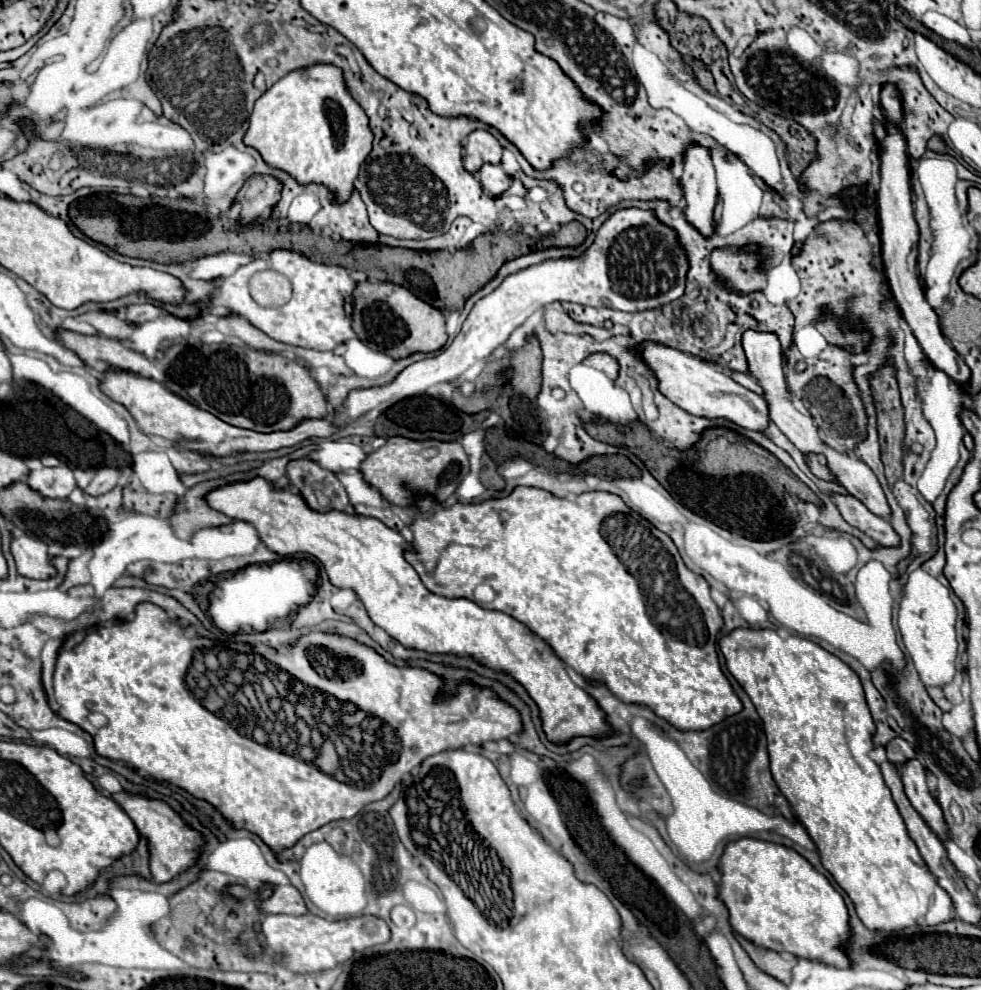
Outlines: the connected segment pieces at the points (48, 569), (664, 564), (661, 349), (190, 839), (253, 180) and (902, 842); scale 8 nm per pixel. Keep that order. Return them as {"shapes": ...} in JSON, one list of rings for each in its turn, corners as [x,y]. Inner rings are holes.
{"shapes":[[[[18,537],[12,541],[12,555],[16,561],[16,569],[22,577],[28,579],[50,579],[56,577],[56,567],[52,565],[52,555],[48,547],[32,537]]],[[[516,487],[506,499],[490,499],[490,501],[484,501],[480,505],[456,503],[450,509],[444,509],[432,497],[424,497],[424,499],[420,499],[416,503],[416,509],[418,509],[418,517],[410,525],[410,529],[414,533],[414,539],[416,539],[414,553],[406,553],[406,557],[410,557],[410,561],[414,561],[414,567],[418,569],[418,575],[420,575],[422,583],[432,593],[448,597],[448,599],[460,599],[460,597],[472,599],[474,589],[480,583],[490,585],[494,589],[496,597],[490,603],[482,605],[484,609],[502,611],[502,613],[514,617],[516,621],[524,623],[532,633],[542,637],[554,649],[554,653],[568,667],[572,667],[576,673],[580,673],[580,675],[584,675],[584,677],[588,677],[592,681],[604,683],[612,691],[612,695],[618,697],[624,703],[636,703],[636,705],[650,707],[658,717],[666,719],[672,727],[676,727],[680,731],[706,731],[706,729],[710,729],[710,727],[722,723],[724,719],[728,719],[728,717],[742,711],[742,701],[734,693],[730,681],[726,679],[726,675],[722,673],[722,667],[720,667],[716,643],[718,643],[720,629],[724,627],[724,619],[722,619],[722,613],[720,613],[718,605],[710,597],[710,587],[708,587],[706,579],[692,573],[684,565],[674,541],[666,533],[662,533],[662,531],[654,529],[654,527],[650,531],[650,523],[646,523],[642,517],[634,515],[634,511],[630,507],[626,507],[624,501],[618,495],[594,491],[594,493],[582,493],[576,499],[558,499],[558,497],[554,497],[554,495],[550,495],[550,493],[542,491],[542,489]],[[428,511],[434,511],[432,519],[422,517],[422,513],[428,513]],[[610,517],[614,517],[618,521],[618,525],[612,527],[612,545],[608,543],[608,539],[604,535],[604,525],[606,525],[606,521]]],[[[644,341],[640,351],[644,361],[650,365],[650,369],[658,379],[660,393],[668,397],[672,403],[676,403],[690,415],[706,417],[706,419],[726,419],[742,429],[758,431],[766,435],[766,429],[770,423],[768,403],[760,395],[736,383],[732,377],[724,375],[716,365],[654,341]]],[[[116,793],[114,801],[128,813],[128,817],[134,821],[136,829],[140,831],[140,835],[148,837],[148,841],[150,841],[150,873],[156,883],[170,881],[174,875],[186,871],[194,863],[198,849],[202,847],[202,837],[194,829],[186,827],[182,823],[182,819],[178,817],[178,813],[174,813],[164,801],[152,801],[152,799],[136,797],[136,795],[128,795],[128,793]]],[[[268,175],[250,177],[234,199],[234,203],[242,205],[240,223],[248,225],[256,221],[262,215],[262,211],[274,207],[280,199],[280,191],[282,191],[282,185],[274,177],[268,177]]],[[[736,629],[732,631],[730,635],[722,637],[720,641],[720,649],[726,657],[726,665],[728,665],[728,671],[736,677],[736,681],[742,685],[742,689],[750,695],[758,715],[762,717],[764,721],[764,731],[766,731],[766,737],[768,737],[768,753],[770,753],[770,767],[772,767],[772,775],[774,775],[774,781],[780,789],[780,793],[788,799],[790,807],[792,807],[792,813],[794,817],[802,823],[802,827],[808,831],[808,835],[814,839],[814,843],[818,845],[818,853],[820,853],[820,859],[822,859],[822,865],[834,875],[836,883],[848,893],[848,897],[852,899],[854,907],[856,907],[856,913],[860,917],[860,921],[870,929],[870,931],[886,931],[886,933],[892,933],[892,931],[900,931],[900,929],[908,929],[912,925],[924,925],[924,927],[934,927],[934,925],[940,925],[940,923],[948,923],[952,919],[956,919],[956,911],[954,911],[954,903],[952,903],[952,897],[938,885],[936,877],[930,873],[928,865],[924,863],[924,859],[920,857],[918,853],[918,847],[914,845],[914,841],[910,839],[908,831],[906,831],[906,825],[896,809],[896,803],[892,801],[892,795],[890,795],[890,789],[886,787],[884,779],[882,779],[882,773],[880,773],[880,767],[876,765],[876,761],[872,759],[872,749],[874,749],[874,733],[876,733],[876,727],[874,727],[874,721],[872,721],[872,715],[866,707],[866,699],[864,699],[864,691],[862,691],[862,685],[860,685],[860,679],[858,675],[844,663],[840,661],[836,655],[828,653],[826,649],[822,649],[820,645],[816,645],[814,641],[810,639],[804,639],[804,637],[796,637],[796,639],[784,639],[780,637],[776,631],[772,629],[760,629],[760,631],[754,631],[754,629]]]]}

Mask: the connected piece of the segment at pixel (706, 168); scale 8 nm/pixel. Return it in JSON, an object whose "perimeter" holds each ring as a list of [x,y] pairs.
{"perimeter":[[[692,145],[686,153],[684,161],[684,175],[682,175],[682,191],[684,191],[684,219],[702,235],[710,237],[712,227],[712,215],[718,199],[716,191],[716,177],[714,177],[714,165],[710,151]]]}

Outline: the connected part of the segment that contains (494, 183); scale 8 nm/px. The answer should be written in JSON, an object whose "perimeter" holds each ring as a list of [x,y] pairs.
{"perimeter":[[[482,165],[482,169],[478,171],[478,177],[482,187],[492,197],[500,197],[512,183],[512,179],[502,171],[500,165]]]}

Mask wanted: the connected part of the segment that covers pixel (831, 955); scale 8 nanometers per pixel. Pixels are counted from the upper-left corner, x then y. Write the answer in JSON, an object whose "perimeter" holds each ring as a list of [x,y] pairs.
{"perimeter":[[[740,839],[726,847],[720,867],[722,867],[722,887],[718,895],[730,911],[730,923],[736,933],[746,937],[754,945],[776,953],[786,951],[802,959],[832,965],[836,969],[852,967],[852,959],[848,955],[852,929],[848,923],[850,915],[846,903],[842,895],[830,885],[830,881],[822,873],[818,873],[802,855],[776,843],[766,843],[758,839]]]}

